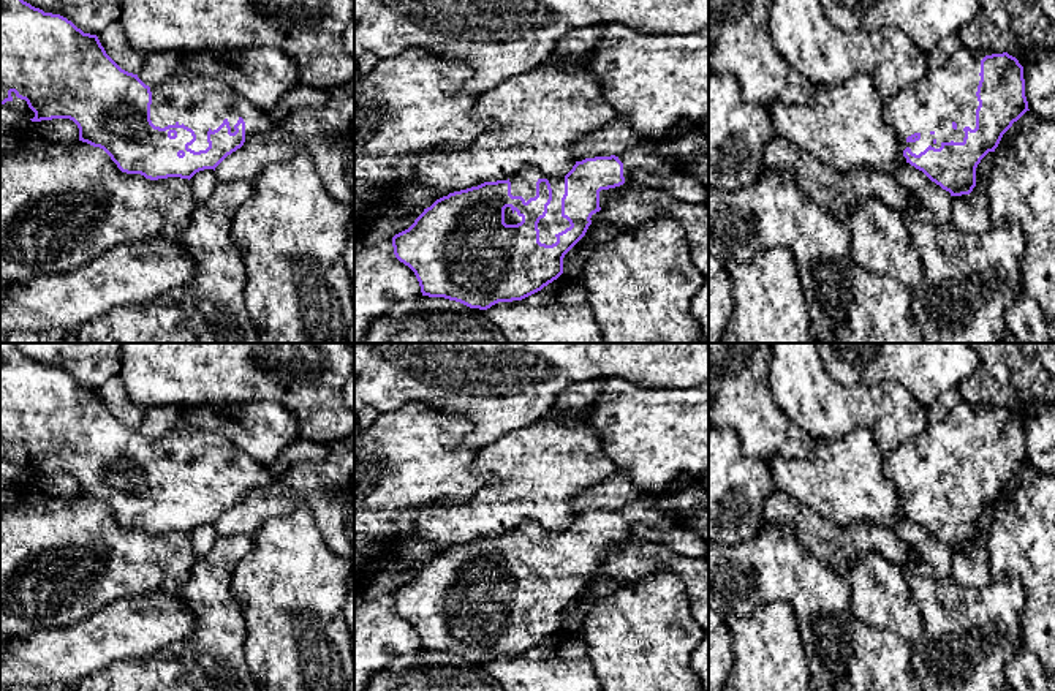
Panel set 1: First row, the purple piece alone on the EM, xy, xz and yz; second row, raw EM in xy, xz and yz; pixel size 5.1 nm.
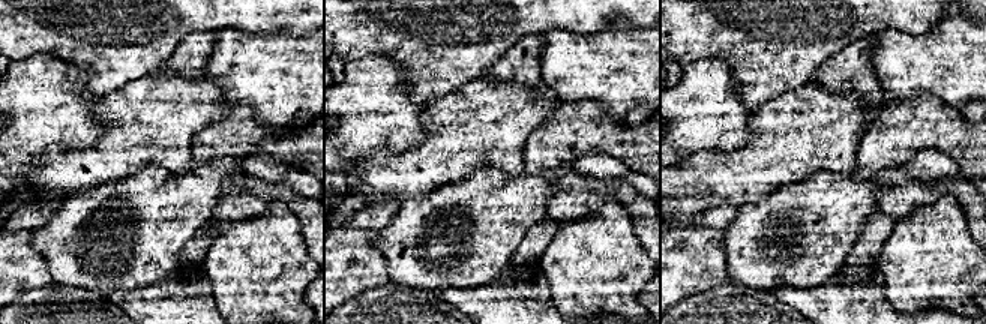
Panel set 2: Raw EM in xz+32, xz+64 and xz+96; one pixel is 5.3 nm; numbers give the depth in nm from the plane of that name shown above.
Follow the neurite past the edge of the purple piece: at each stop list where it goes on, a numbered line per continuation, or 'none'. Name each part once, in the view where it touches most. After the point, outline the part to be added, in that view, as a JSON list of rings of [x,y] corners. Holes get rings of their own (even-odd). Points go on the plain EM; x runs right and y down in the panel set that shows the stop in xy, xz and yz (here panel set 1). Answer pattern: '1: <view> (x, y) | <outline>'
1: xz (522, 538) | [[[527,520],[522,522],[517,528],[514,528],[511,536],[511,549],[522,550],[525,557],[530,552],[536,550],[536,536],[539,533],[547,533],[552,542],[552,555],[547,560],[547,568],[539,574],[539,596],[546,599],[552,599],[557,596],[557,588],[569,582],[569,576],[562,571],[562,552],[565,549],[565,531],[549,531],[541,523]]]

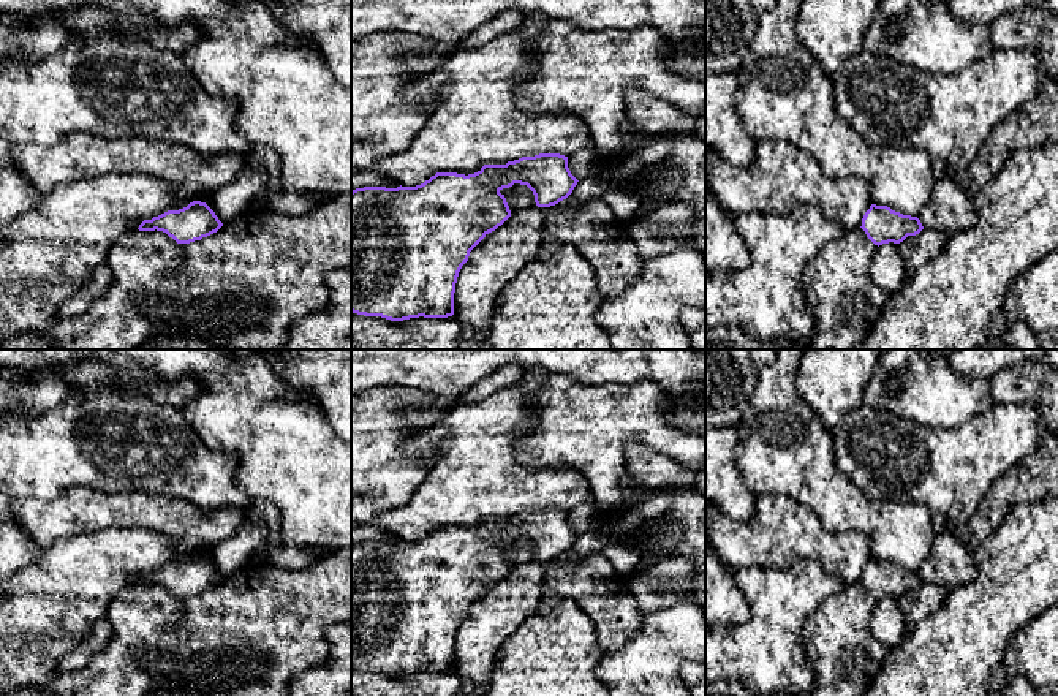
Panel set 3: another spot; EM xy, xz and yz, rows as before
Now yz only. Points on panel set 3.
none

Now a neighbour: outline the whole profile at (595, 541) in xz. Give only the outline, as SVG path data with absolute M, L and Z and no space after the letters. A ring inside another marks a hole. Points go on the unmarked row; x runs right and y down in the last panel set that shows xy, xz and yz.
M661 492L631 511L618 514L604 527L579 535L572 547L563 554L563 565L576 565L582 557L601 554L607 546L623 543L629 530L669 511L671 501L672 495Z

